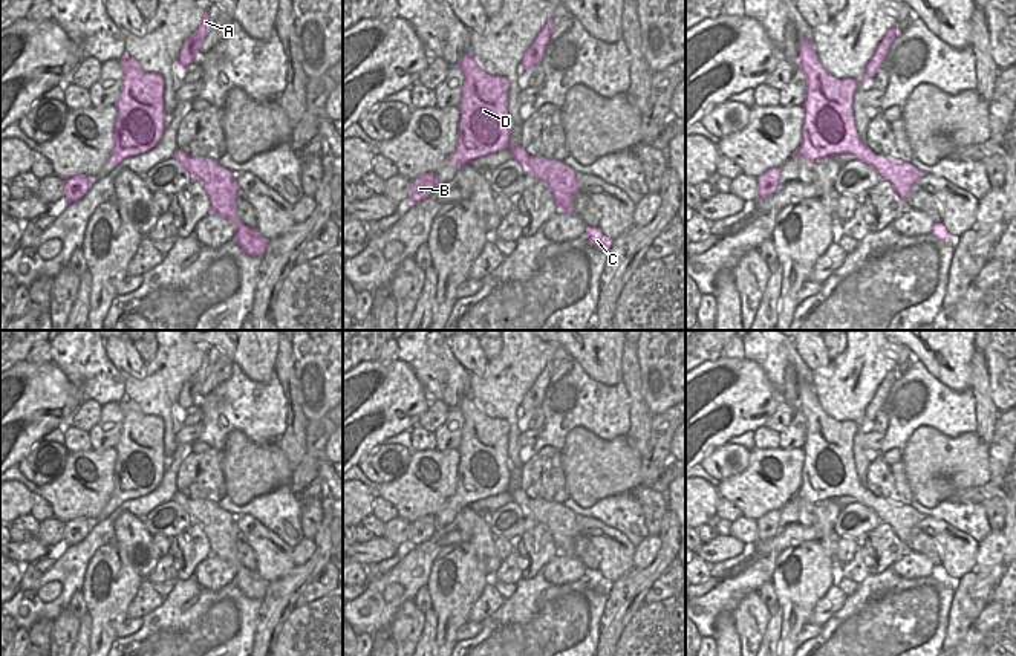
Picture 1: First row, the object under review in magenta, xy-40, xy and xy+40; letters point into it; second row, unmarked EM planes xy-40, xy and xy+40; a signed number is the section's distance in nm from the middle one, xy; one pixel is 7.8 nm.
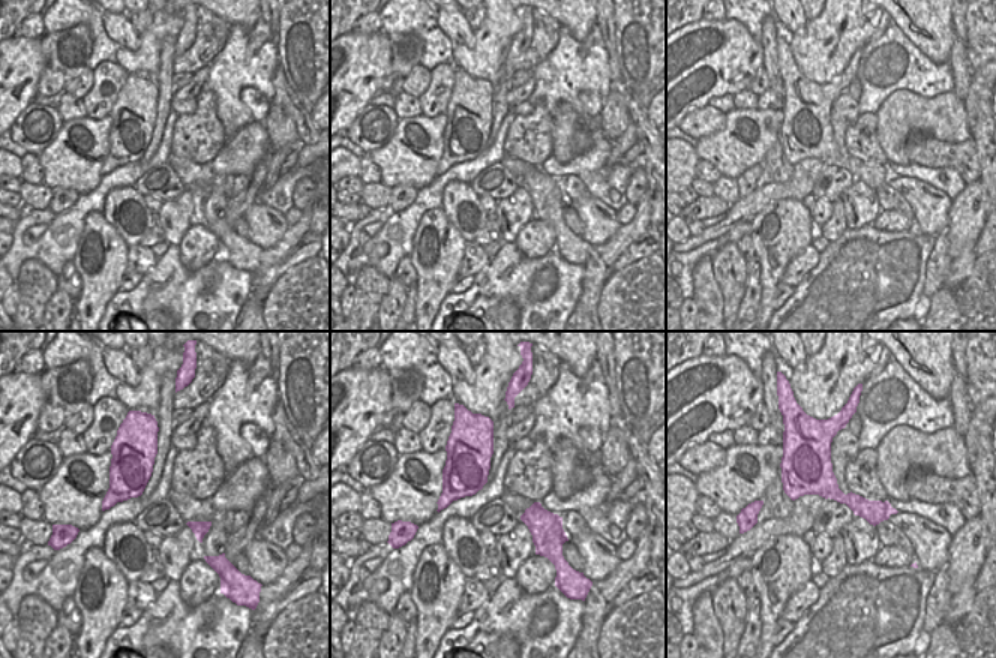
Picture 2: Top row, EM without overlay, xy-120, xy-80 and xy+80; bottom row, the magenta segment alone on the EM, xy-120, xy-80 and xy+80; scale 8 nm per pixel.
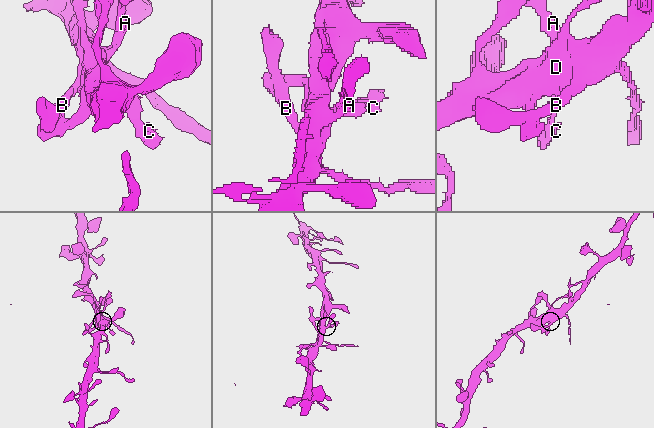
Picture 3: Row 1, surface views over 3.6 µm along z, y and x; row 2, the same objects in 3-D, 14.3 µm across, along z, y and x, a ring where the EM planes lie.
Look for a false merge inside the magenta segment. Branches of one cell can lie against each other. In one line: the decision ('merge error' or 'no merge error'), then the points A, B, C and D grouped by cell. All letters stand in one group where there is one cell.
no merge error; A B C D

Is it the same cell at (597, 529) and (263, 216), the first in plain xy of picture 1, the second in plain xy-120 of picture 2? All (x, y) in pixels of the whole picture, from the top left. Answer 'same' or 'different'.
same

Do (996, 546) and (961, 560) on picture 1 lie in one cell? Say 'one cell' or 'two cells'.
two cells

